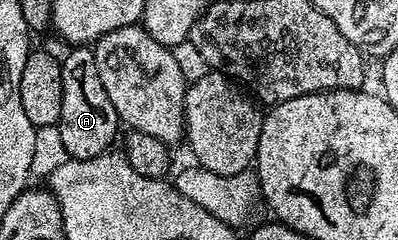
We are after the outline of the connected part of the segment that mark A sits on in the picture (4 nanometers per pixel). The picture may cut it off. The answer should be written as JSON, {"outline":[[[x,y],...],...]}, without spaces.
{"outline":[[[73,47],[63,57],[63,107],[61,118],[56,127],[66,148],[69,159],[82,161],[95,159],[99,155],[110,152],[114,148],[113,140],[117,137],[119,118],[115,111],[115,103],[107,96],[103,82],[99,79],[99,70],[95,68],[95,55],[92,48]]]}

